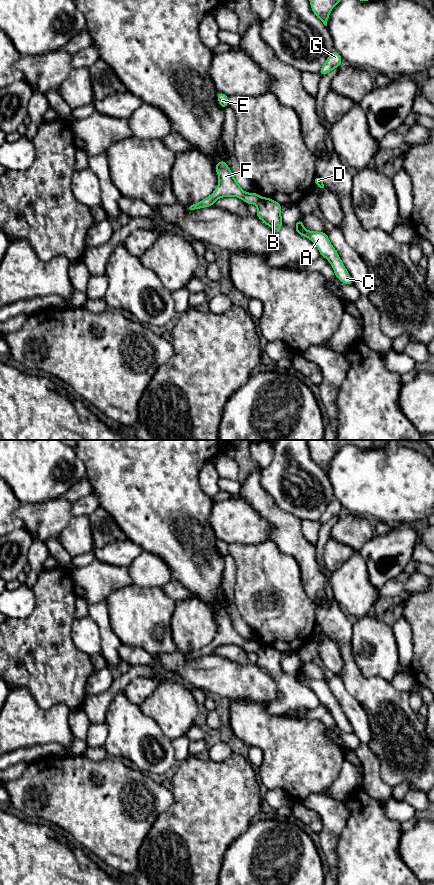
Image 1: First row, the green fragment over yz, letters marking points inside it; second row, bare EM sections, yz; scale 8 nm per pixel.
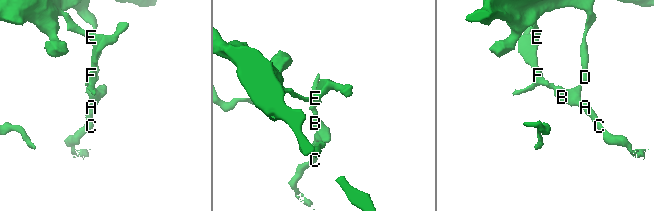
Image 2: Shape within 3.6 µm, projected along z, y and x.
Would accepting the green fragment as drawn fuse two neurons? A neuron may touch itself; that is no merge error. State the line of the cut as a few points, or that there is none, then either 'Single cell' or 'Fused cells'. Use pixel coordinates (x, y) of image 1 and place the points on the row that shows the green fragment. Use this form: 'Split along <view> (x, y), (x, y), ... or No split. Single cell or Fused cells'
Split along yz (260, 197), (255, 203). Fused cells

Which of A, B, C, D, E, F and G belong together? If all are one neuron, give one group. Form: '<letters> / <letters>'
A B C / D E F G

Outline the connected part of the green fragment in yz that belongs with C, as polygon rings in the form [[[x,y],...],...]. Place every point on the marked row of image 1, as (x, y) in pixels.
[[[301,219],[295,223],[295,229],[298,234],[307,237],[316,245],[320,255],[330,262],[337,279],[346,285],[353,285],[353,281],[337,251],[329,241],[327,233],[306,230]]]

